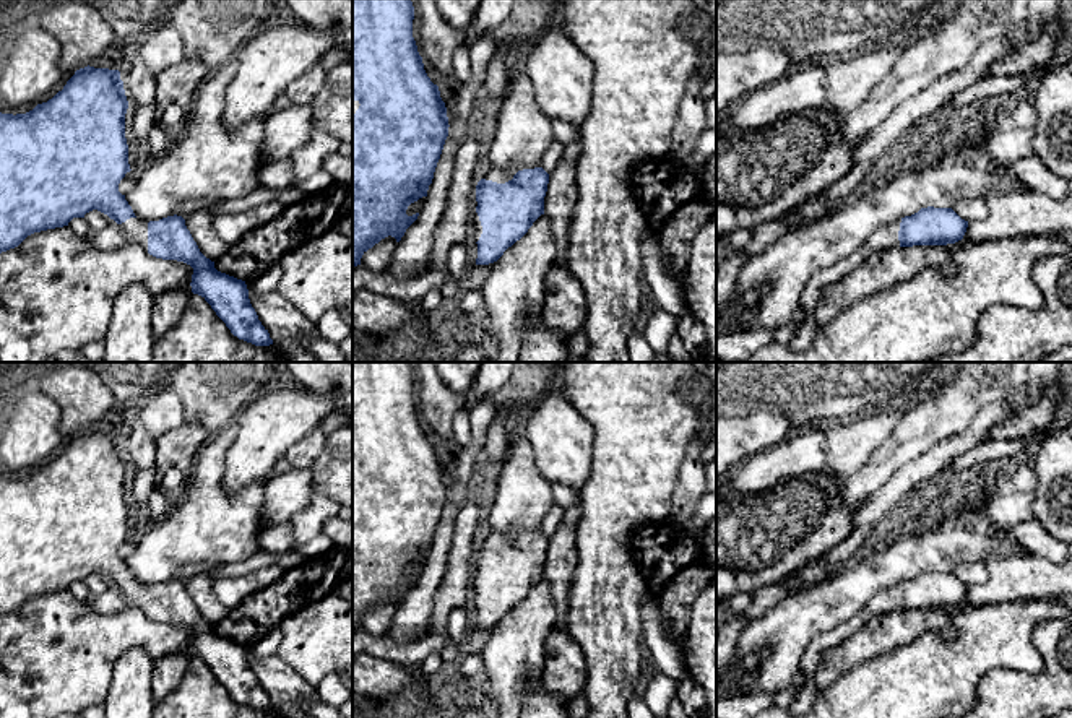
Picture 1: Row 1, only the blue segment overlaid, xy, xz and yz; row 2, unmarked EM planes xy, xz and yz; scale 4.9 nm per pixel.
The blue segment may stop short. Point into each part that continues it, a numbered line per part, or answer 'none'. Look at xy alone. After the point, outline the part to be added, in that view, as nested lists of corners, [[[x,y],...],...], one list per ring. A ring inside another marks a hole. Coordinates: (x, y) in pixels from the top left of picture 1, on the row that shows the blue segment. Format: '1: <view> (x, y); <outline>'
1: xy (137, 231); [[[130,218],[125,223],[119,224],[120,229],[127,234],[128,242],[138,244],[148,253],[148,223],[138,218]]]

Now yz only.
1: yz (886, 237); [[[901,219],[877,229],[867,242],[853,252],[851,255],[841,258],[835,265],[819,270],[807,283],[801,294],[799,307],[806,312],[806,320],[799,327],[798,335],[788,343],[788,346],[796,353],[804,353],[812,346],[812,340],[817,330],[817,322],[814,320],[814,307],[825,286],[838,281],[843,275],[849,273],[853,268],[862,263],[871,253],[879,250],[890,250],[900,247],[898,231]]]

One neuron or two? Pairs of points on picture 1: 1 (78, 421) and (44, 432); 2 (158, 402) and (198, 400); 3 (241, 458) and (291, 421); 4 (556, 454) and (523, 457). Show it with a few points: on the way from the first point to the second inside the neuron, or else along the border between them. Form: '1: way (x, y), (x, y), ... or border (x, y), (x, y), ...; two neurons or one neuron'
1: border (44, 393), (59, 408), (59, 429), (64, 434); two neurons
2: border (168, 384), (181, 402), (184, 421); two neurons
3: way (254, 449), (278, 424); one neuron
4: border (522, 431), (538, 471), (551, 484); two neurons

